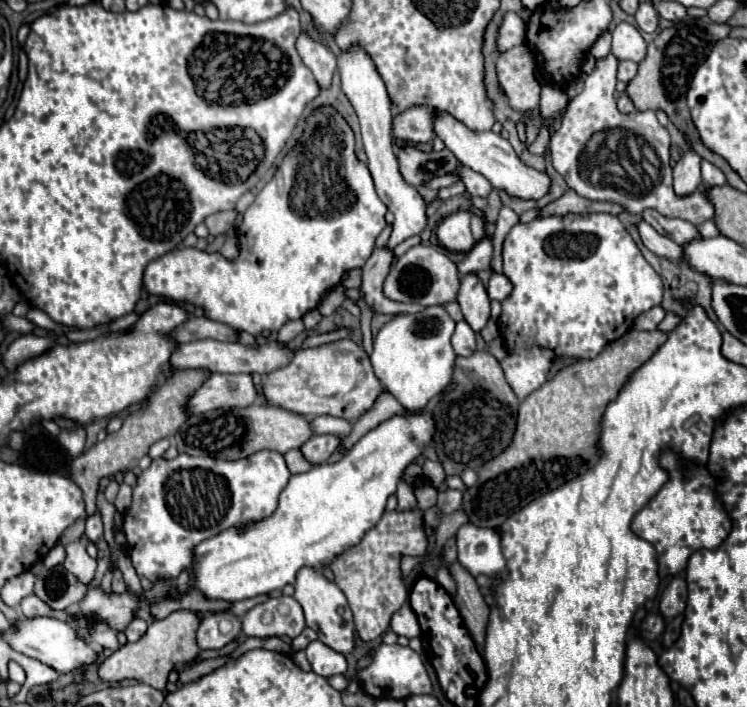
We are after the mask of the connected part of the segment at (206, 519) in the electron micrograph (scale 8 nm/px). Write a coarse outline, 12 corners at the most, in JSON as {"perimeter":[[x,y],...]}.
{"perimeter":[[281,453],[155,459],[123,531],[141,577],[277,509]]}

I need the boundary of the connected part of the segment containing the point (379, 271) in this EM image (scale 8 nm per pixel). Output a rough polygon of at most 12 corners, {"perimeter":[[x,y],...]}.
{"perimeter":[[377,249],[363,265],[361,293],[373,313],[417,313],[383,295],[393,251]]}

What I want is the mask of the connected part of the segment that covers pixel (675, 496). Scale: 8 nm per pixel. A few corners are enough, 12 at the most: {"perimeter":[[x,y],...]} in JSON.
{"perimeter":[[707,467],[681,469],[633,517],[659,557],[683,573],[697,549],[717,549],[731,519]]}

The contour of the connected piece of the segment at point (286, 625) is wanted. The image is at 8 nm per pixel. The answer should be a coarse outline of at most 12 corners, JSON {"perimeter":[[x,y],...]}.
{"perimeter":[[269,599],[243,617],[247,637],[297,637],[303,609]]}

